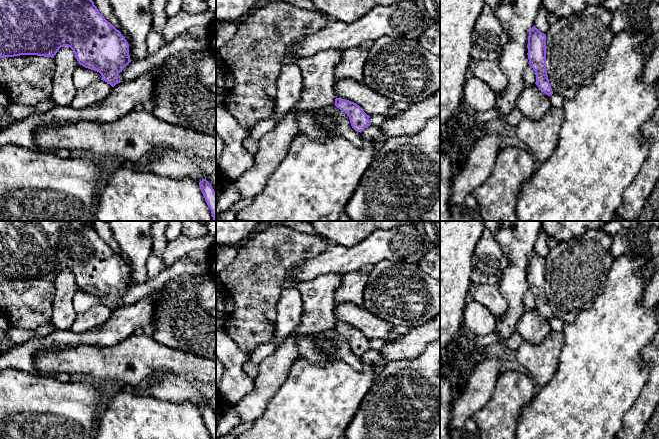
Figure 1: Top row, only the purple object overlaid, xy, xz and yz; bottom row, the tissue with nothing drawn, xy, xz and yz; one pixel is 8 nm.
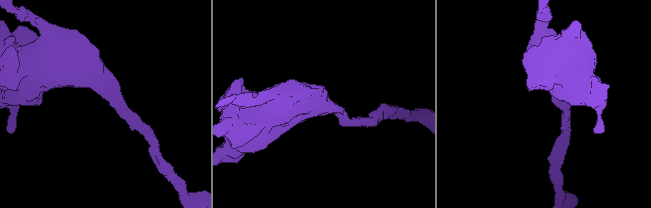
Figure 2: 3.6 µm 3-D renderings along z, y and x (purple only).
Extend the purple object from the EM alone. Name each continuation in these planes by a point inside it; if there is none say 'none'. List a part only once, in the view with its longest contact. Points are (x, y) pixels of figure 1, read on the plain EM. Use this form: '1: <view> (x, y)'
none

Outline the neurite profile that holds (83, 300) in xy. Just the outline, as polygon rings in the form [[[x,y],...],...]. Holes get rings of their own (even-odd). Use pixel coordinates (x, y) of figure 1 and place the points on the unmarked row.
[[[79,289],[74,296],[74,303],[78,313],[85,312],[90,308],[103,304],[99,296]]]

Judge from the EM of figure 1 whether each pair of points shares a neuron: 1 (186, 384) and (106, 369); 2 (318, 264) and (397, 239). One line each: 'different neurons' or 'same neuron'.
1: same neuron
2: same neuron

